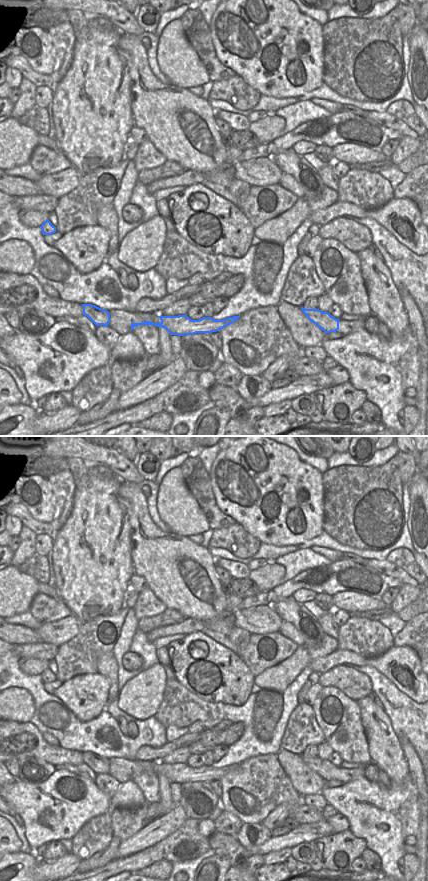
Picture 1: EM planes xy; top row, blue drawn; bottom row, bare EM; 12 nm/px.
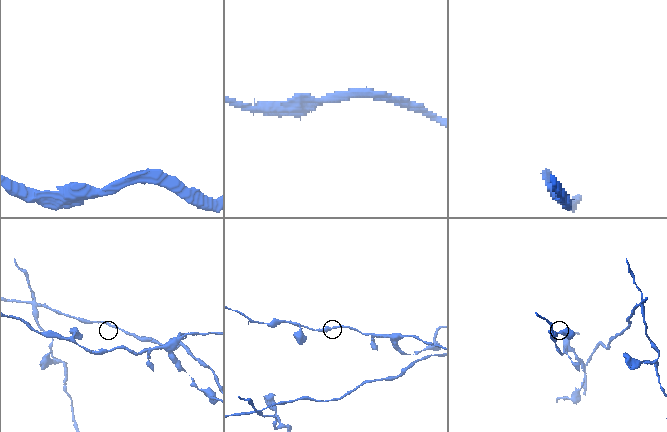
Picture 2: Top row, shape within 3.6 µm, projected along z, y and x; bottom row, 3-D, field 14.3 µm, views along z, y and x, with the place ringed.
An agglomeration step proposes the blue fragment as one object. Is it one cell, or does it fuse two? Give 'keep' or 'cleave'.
cleave

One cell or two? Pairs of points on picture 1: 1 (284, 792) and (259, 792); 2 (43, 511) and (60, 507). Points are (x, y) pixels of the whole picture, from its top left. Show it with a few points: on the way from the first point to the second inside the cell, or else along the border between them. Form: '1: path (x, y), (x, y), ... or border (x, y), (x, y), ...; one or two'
1: path (278, 792), (265, 792); one
2: border (50, 486), (53, 505), (51, 522); two

